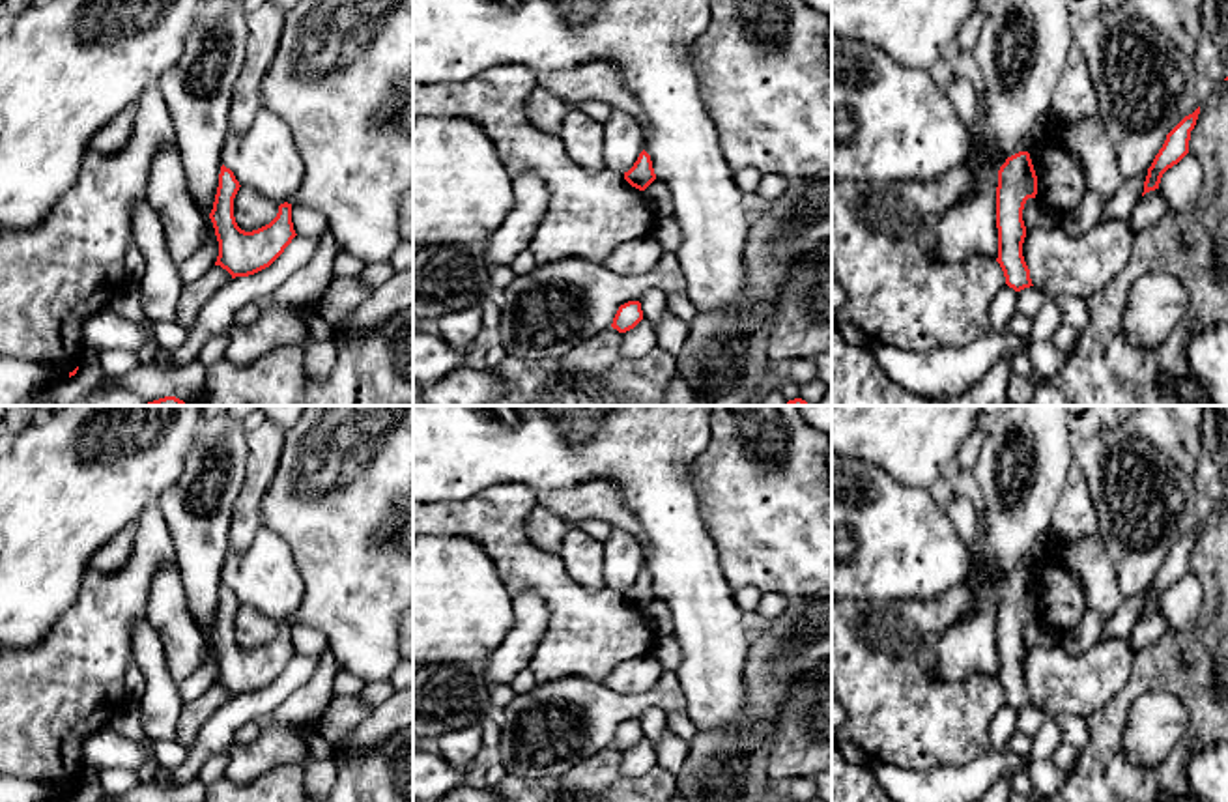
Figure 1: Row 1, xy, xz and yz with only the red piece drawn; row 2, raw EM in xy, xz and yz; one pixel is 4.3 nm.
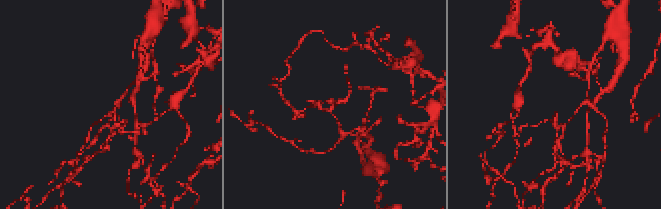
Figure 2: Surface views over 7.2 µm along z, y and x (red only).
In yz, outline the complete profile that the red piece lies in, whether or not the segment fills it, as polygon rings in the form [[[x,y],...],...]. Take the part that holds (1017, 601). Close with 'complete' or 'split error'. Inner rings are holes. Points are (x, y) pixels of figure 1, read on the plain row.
[[[1028,570],[1006,578],[998,589],[996,647],[998,677],[1006,703],[1015,710],[1034,705],[1022,675],[1026,645],[1022,628],[1028,617],[1037,613],[1037,594]]] | complete

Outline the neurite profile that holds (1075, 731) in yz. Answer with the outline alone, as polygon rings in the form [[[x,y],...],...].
[[[1054,714],[1049,720],[1054,720],[1062,729],[1062,740],[1082,750],[1090,740],[1088,720],[1082,716],[1071,714]]]

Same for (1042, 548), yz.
[[[1049,529],[1047,533],[1043,533],[1037,538],[1037,542],[1034,544],[1034,548],[1030,550],[1030,553],[1028,553],[1026,561],[1024,561],[1024,570],[1032,572],[1034,565],[1039,559],[1052,555],[1050,540],[1052,540],[1052,533]]]

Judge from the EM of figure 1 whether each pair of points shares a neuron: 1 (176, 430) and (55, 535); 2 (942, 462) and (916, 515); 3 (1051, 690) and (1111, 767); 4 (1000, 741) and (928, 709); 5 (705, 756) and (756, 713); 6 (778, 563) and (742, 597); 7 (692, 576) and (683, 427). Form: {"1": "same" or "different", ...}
{"1": "same", "2": "different", "3": "different", "4": "different", "5": "same", "6": "different", "7": "same"}

